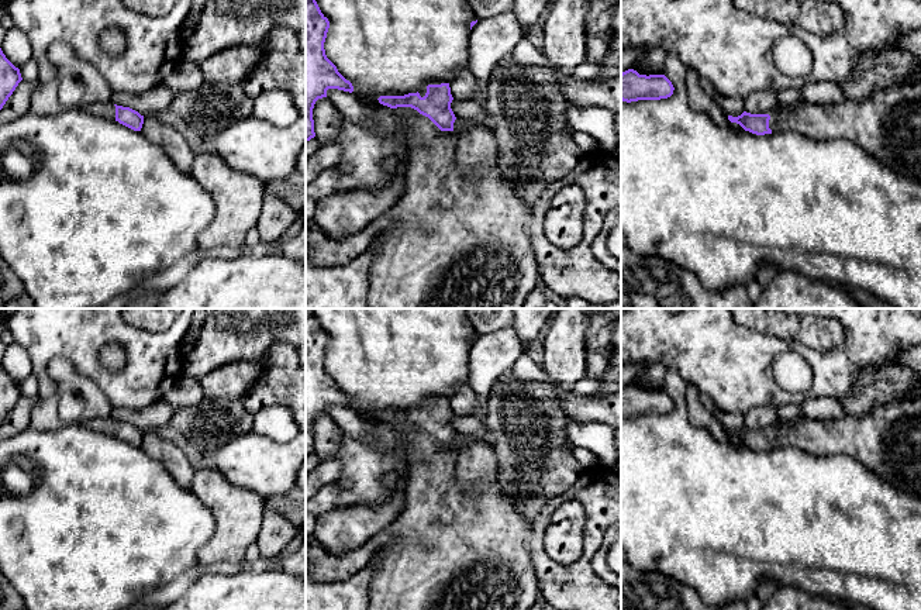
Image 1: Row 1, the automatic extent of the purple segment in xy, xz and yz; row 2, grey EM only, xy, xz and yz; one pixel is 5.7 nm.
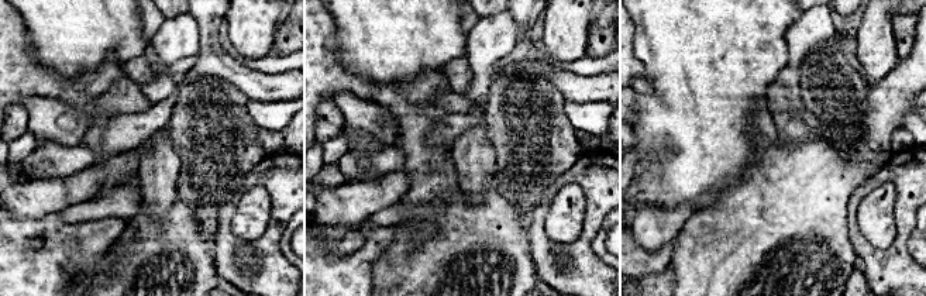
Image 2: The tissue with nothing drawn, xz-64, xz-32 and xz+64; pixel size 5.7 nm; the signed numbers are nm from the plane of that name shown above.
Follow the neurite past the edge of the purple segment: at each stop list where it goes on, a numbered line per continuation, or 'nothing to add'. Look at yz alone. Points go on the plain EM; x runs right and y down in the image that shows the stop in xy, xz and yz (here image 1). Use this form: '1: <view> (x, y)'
1: yz (889, 441)

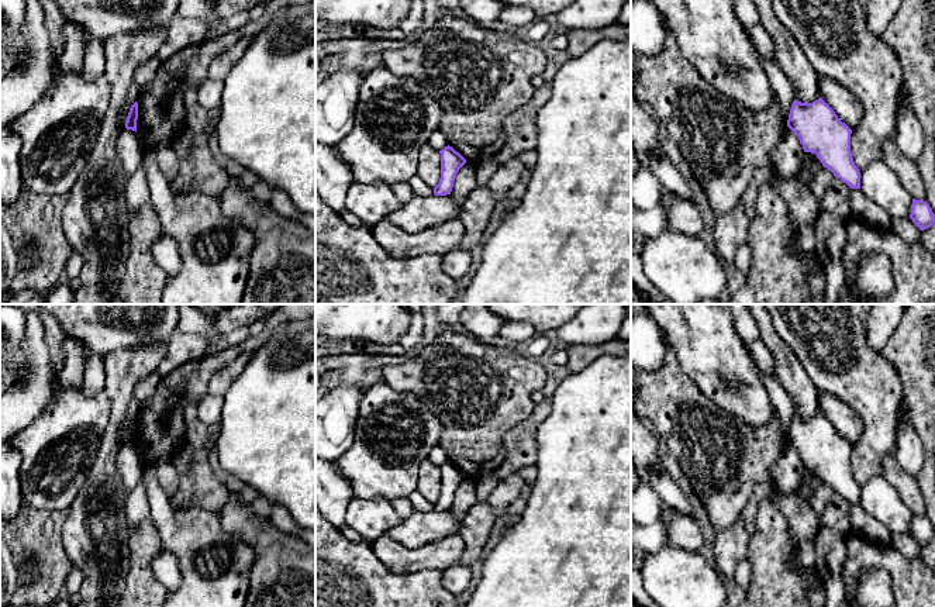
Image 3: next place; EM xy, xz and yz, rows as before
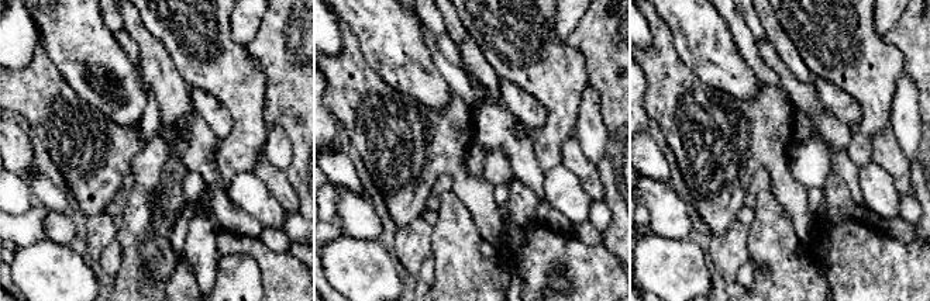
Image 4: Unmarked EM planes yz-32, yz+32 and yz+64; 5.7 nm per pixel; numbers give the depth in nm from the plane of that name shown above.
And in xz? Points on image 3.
nothing to add

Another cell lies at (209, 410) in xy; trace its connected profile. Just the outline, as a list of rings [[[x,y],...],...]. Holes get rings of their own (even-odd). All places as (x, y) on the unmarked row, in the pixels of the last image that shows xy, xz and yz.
[[[206,394],[197,404],[194,415],[204,424],[215,424],[221,421],[224,399],[213,394]]]

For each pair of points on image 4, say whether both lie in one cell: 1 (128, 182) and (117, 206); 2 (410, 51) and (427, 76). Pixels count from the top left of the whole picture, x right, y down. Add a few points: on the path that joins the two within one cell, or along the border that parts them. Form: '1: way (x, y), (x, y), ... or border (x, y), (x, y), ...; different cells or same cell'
1: way (126, 187), (119, 200); same cell
2: way (410, 56), (422, 71); same cell

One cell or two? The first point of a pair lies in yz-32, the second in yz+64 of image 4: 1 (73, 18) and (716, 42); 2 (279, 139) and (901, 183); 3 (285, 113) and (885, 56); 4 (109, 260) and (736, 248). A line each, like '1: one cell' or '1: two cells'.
1: one cell
2: two cells
3: two cells
4: two cells

